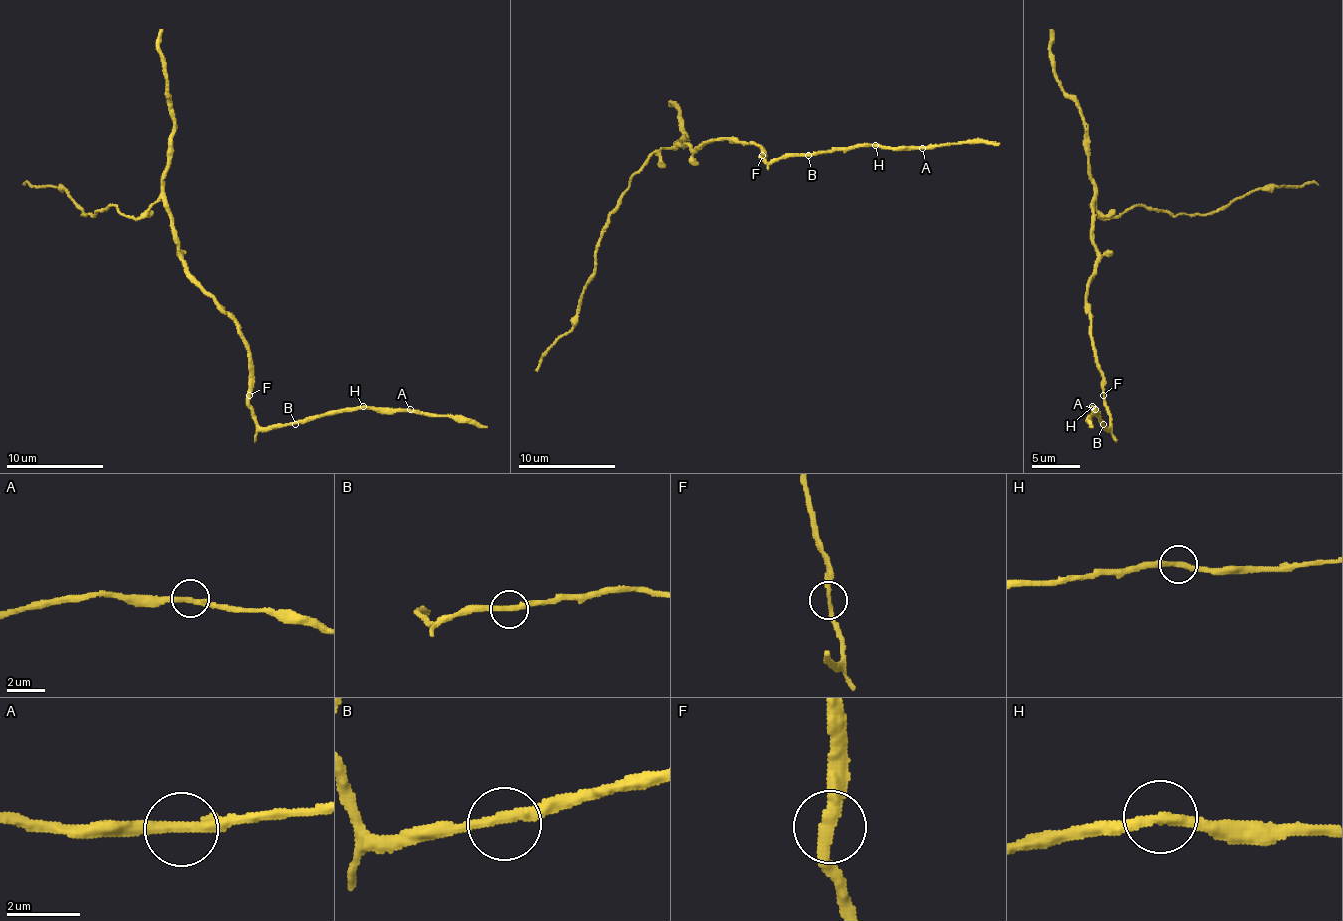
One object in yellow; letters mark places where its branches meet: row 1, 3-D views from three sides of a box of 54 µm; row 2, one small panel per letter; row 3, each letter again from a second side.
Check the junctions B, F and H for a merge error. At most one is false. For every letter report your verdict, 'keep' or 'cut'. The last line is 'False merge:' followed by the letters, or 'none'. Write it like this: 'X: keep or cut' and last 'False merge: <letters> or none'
B: keep
F: keep
H: keep
False merge: none

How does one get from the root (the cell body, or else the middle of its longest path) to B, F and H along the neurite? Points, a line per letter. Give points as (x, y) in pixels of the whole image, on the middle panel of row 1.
B: (715, 141), (737, 138), (754, 143), (769, 163), (791, 155), (808, 155)
F: (715, 141), (737, 138), (754, 143), (762, 150), (762, 155)
H: (715, 141), (737, 138), (754, 143), (769, 163), (791, 155), (827, 153), (851, 146), (876, 146)

